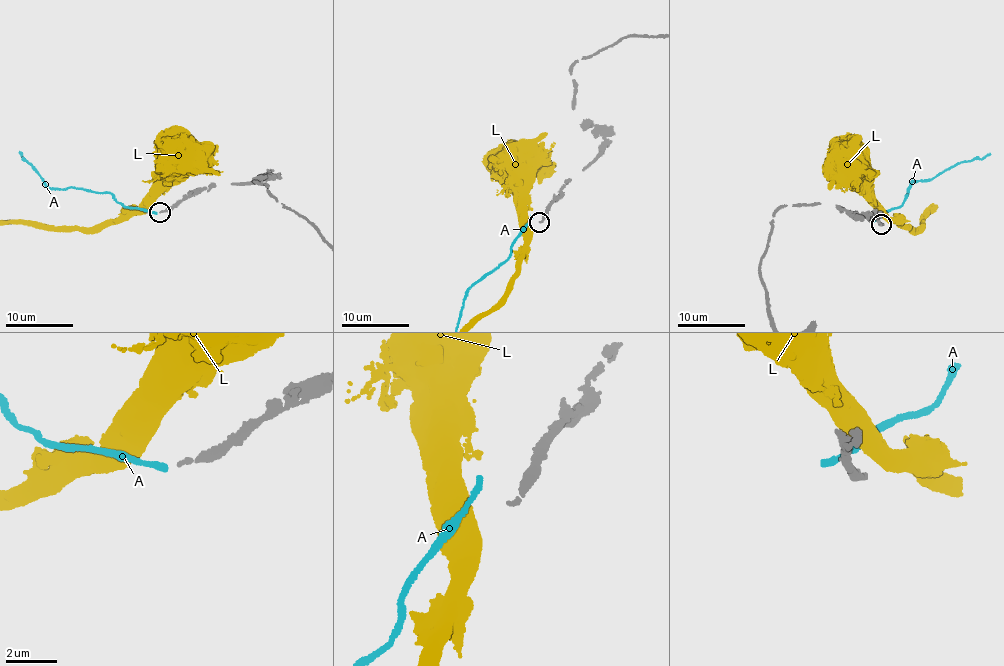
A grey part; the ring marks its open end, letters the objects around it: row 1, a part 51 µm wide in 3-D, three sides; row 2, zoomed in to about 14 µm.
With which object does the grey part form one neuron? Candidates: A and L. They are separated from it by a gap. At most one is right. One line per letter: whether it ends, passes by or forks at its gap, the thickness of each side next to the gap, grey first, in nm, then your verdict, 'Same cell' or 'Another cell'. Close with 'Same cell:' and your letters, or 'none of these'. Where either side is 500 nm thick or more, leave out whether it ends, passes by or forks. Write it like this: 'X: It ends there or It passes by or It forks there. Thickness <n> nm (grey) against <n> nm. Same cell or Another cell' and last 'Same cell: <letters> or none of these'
A: It ends there. Thickness 180 nm (grey) against 280 nm. Another cell
L: Thickness 180 nm (grey) against 650 nm. Another cell
Same cell: none of these

